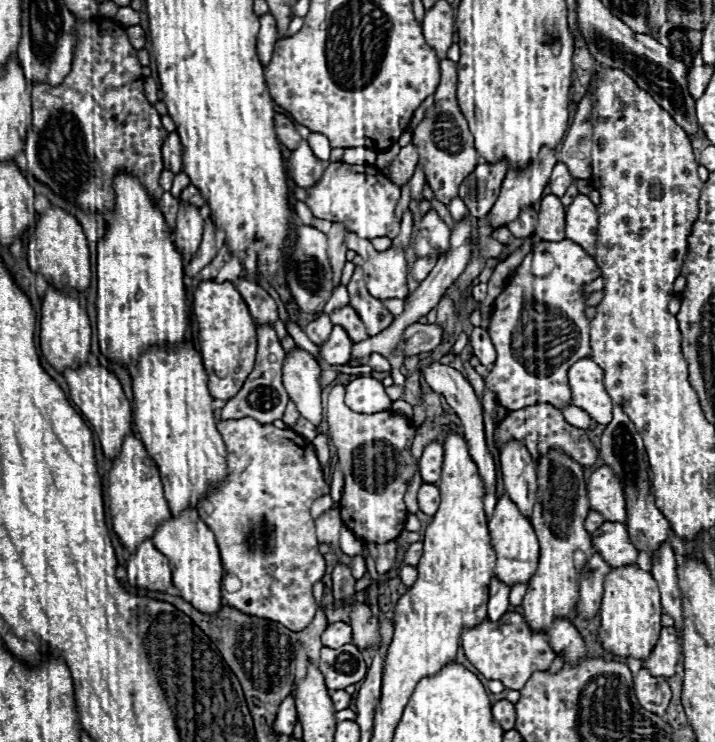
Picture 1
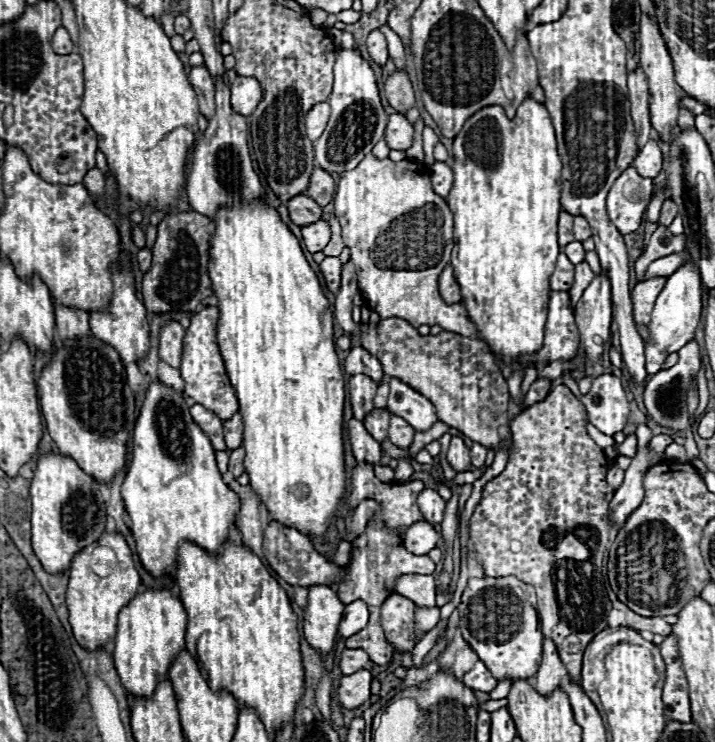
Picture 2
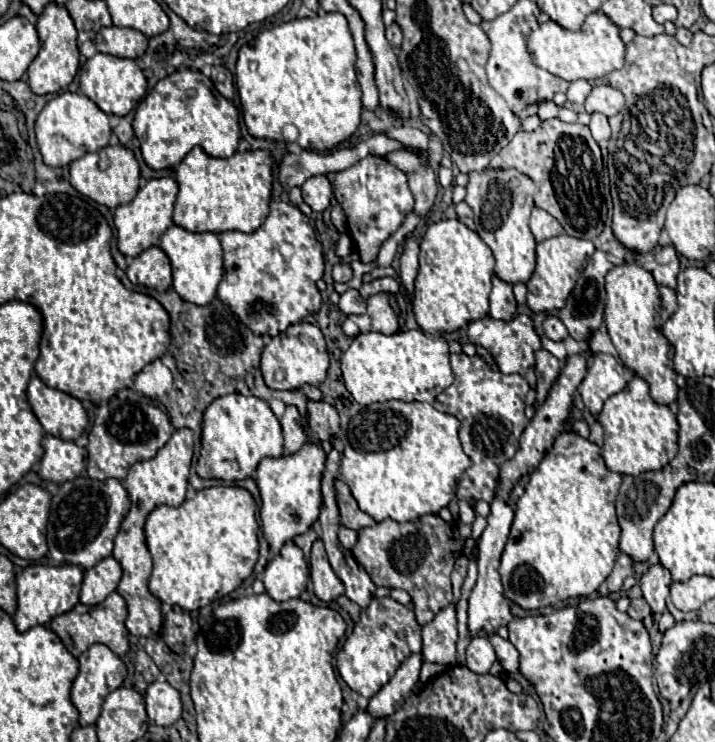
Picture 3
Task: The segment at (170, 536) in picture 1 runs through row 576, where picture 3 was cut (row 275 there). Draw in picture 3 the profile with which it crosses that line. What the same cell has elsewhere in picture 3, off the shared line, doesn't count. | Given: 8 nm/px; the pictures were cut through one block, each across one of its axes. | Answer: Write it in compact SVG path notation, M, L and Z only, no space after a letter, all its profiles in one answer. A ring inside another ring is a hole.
M180 226L168 228L164 236L160 236L160 248L168 254L172 262L172 286L174 290L188 302L198 306L208 304L216 296L216 288L224 276L222 268L222 246L220 238L214 232L188 232Z

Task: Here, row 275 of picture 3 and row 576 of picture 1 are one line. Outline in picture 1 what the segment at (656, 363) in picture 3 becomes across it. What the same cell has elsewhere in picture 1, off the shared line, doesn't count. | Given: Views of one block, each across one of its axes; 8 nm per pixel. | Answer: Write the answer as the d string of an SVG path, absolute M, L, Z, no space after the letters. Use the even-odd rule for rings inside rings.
M638 566L612 568L612 572L604 582L598 642L606 652L618 658L646 660L660 638L660 630L662 630L660 614L662 614L660 592L650 572L644 572Z

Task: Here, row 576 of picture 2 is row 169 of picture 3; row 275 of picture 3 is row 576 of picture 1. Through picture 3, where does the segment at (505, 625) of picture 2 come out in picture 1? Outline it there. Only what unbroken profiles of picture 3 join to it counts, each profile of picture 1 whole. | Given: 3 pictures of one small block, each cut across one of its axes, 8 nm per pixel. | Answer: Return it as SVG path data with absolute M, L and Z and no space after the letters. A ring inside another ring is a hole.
M502 496L496 504L492 518L488 520L488 528L490 528L490 540L494 546L494 552L498 556L496 568L494 568L496 578L508 586L528 584L530 578L534 576L536 568L538 568L538 554L540 554L538 552L538 540L536 540L532 524L518 512L516 504L510 502L508 496Z

